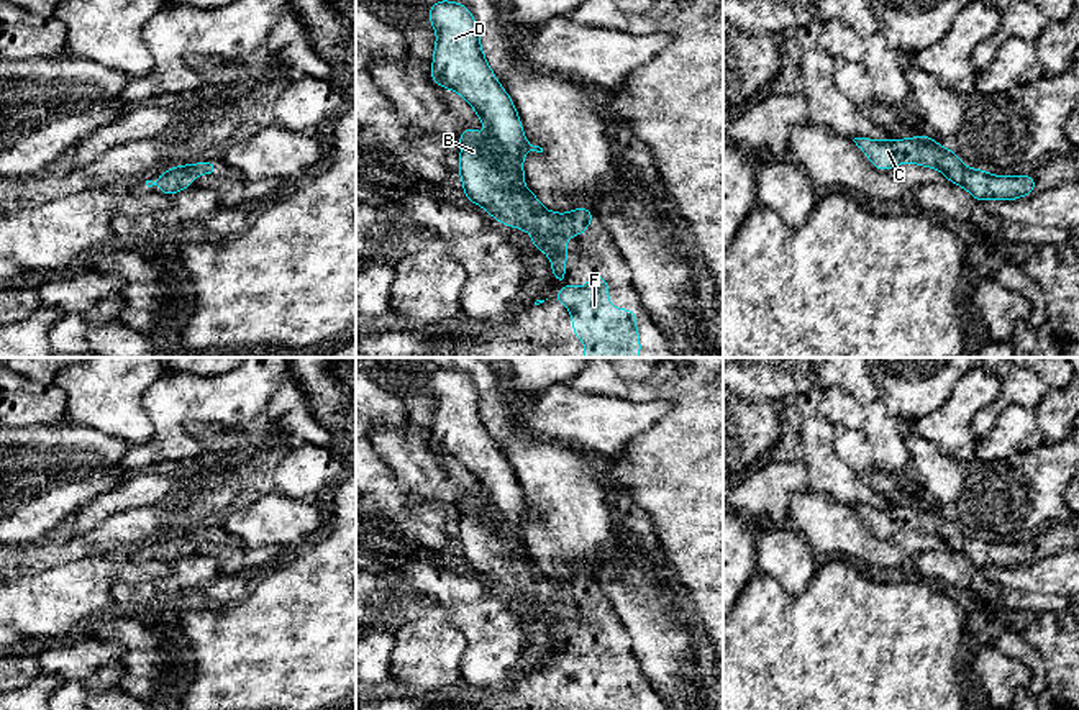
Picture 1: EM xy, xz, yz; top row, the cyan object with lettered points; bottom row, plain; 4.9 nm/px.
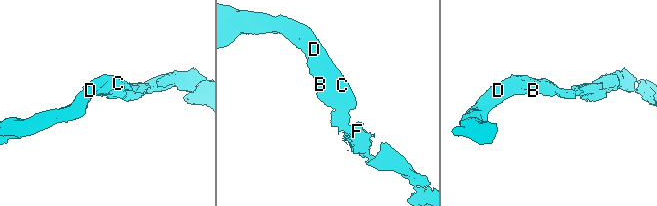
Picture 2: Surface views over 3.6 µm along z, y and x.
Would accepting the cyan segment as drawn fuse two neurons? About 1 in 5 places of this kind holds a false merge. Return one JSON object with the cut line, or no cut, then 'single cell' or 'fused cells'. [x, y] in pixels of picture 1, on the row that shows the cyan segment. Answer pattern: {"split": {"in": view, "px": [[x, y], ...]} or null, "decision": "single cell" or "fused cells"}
{"split": null, "decision": "single cell"}

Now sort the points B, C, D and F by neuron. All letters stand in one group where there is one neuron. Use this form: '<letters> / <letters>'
B C D F

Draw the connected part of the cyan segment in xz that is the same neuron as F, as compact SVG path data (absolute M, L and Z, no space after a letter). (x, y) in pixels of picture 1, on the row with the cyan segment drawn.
M600 274L584 287L567 285L554 292L554 297L571 310L574 338L587 346L587 353L580 357L640 356L638 313L610 305L608 282Z

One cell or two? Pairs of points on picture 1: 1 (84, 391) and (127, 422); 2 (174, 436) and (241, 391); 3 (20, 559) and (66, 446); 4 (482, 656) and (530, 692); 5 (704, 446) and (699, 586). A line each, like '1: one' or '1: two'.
1: one
2: one
3: two
4: two
5: one

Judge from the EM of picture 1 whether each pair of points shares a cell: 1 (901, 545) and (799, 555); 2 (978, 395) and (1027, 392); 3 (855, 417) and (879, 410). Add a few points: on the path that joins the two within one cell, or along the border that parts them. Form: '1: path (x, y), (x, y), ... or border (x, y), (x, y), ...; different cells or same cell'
1: border (789, 523), (814, 553); different cells
2: border (996, 374), (1001, 392), (974, 415), (973, 422); different cells
3: border (837, 387), (860, 404), (861, 427); different cells

